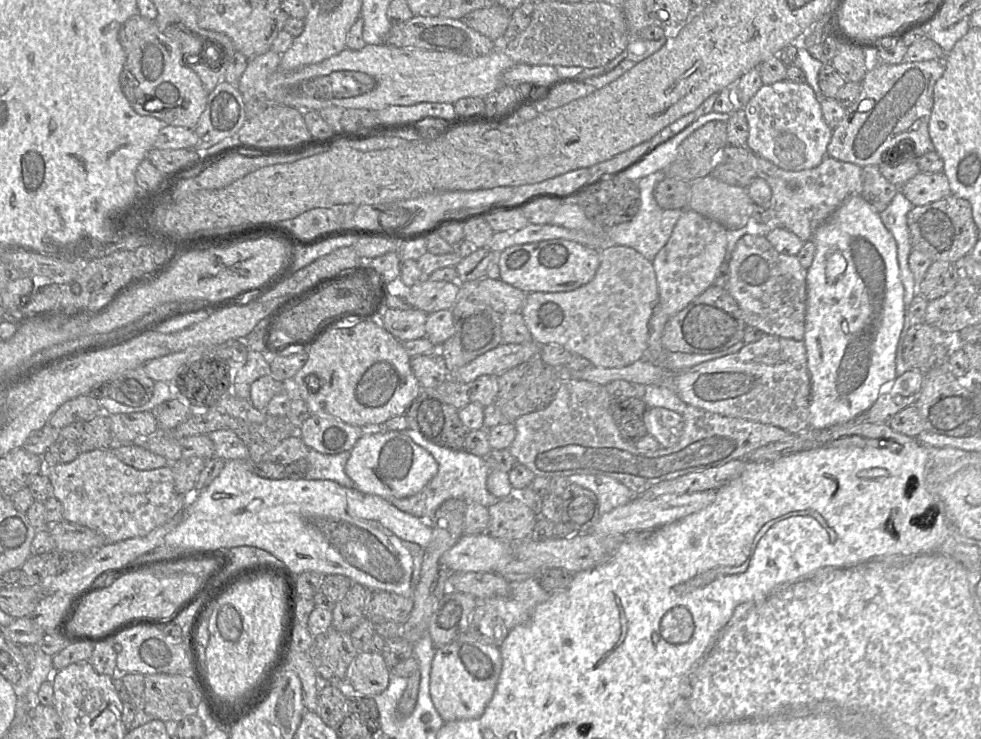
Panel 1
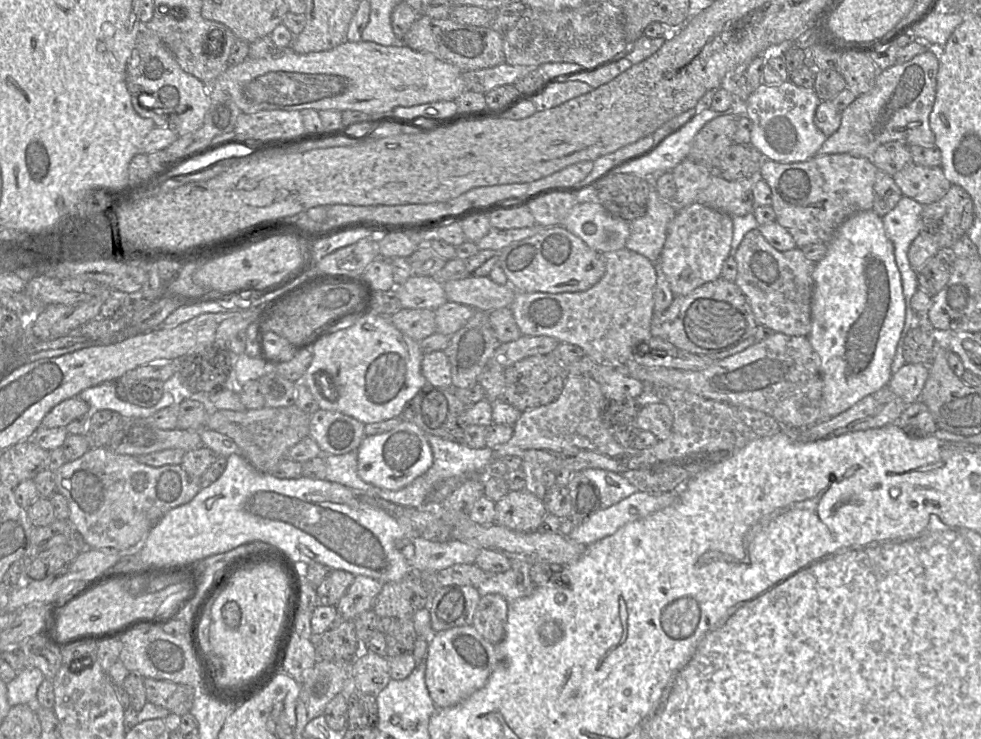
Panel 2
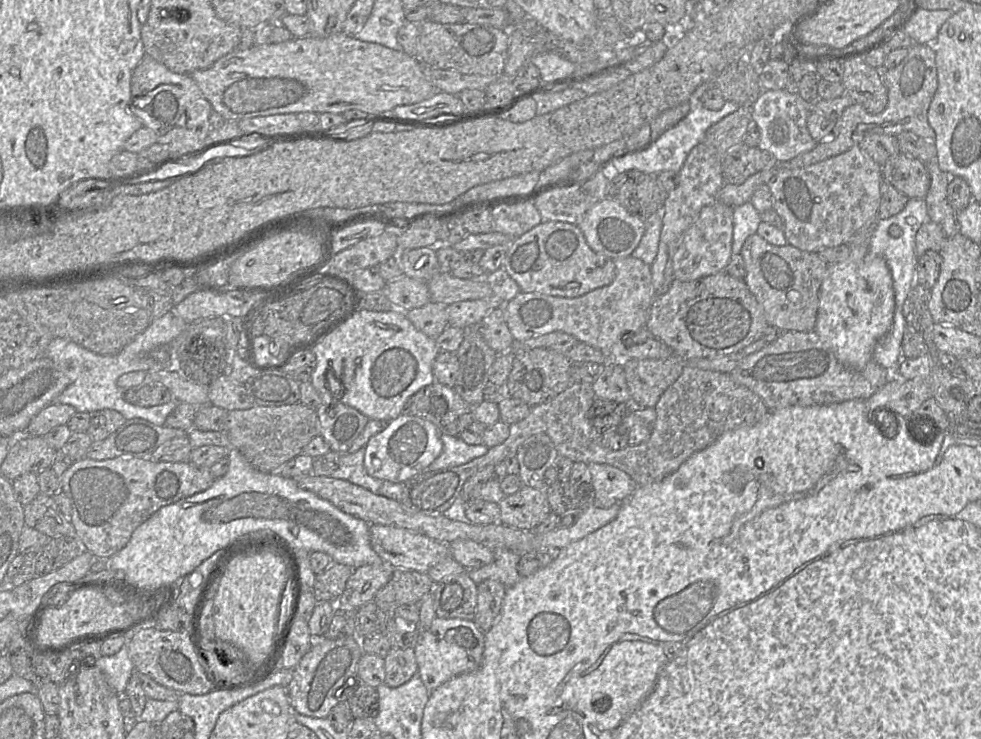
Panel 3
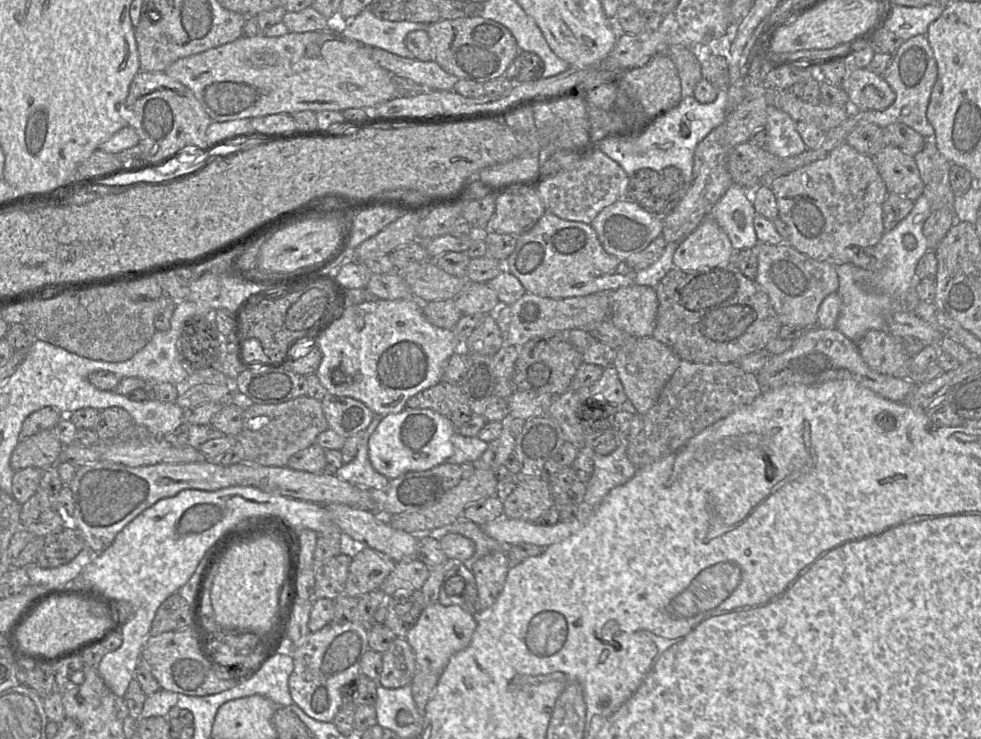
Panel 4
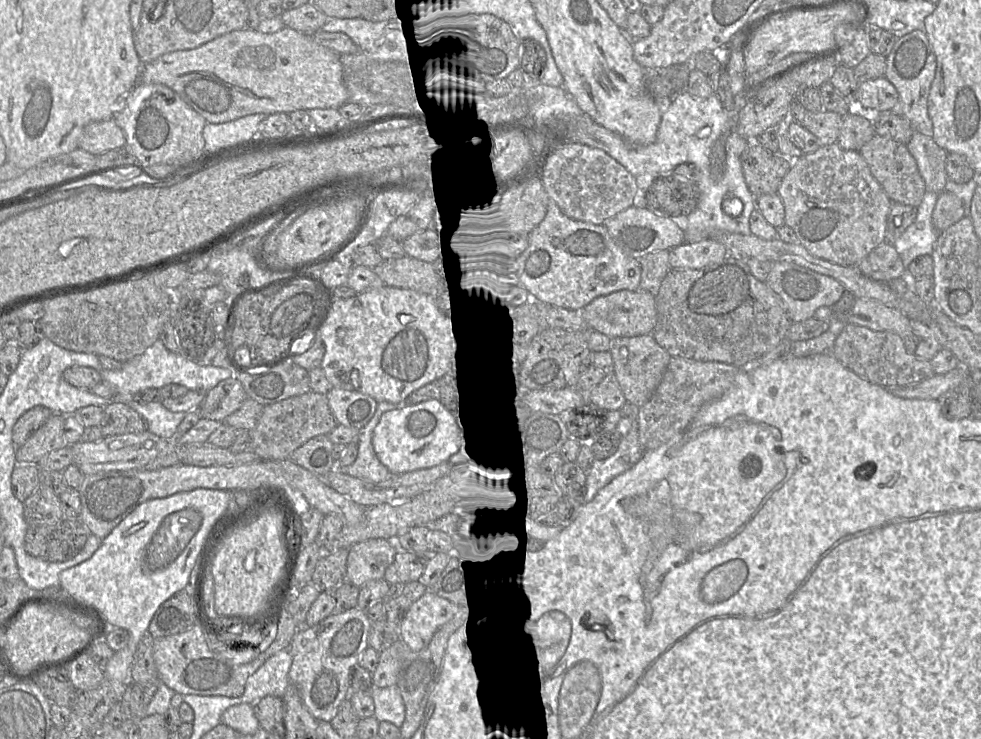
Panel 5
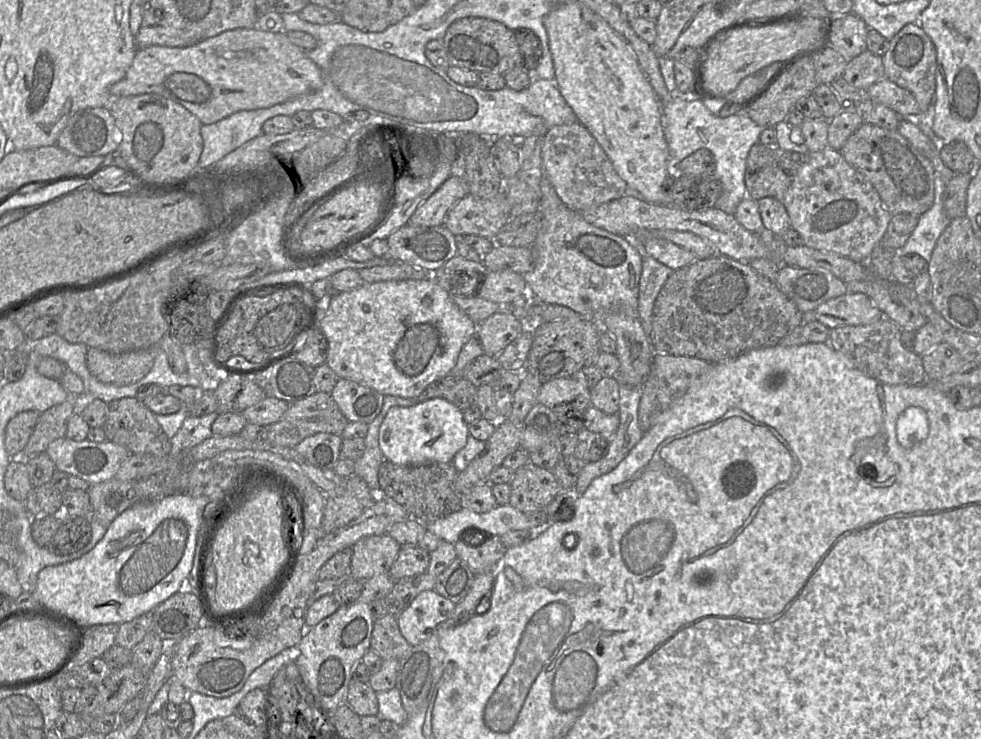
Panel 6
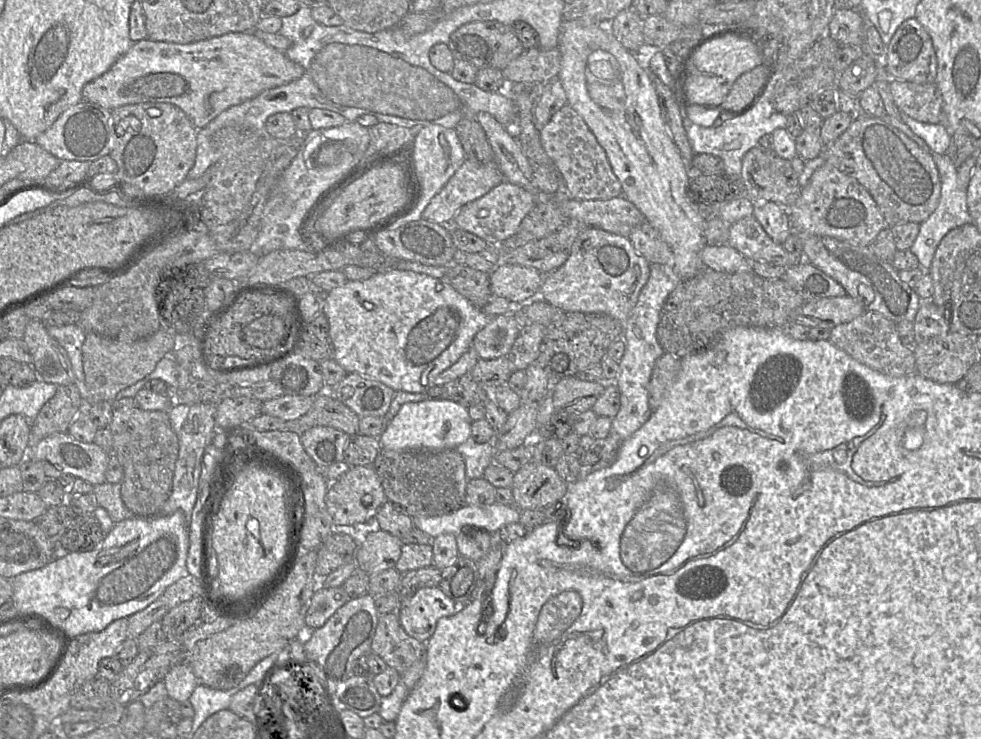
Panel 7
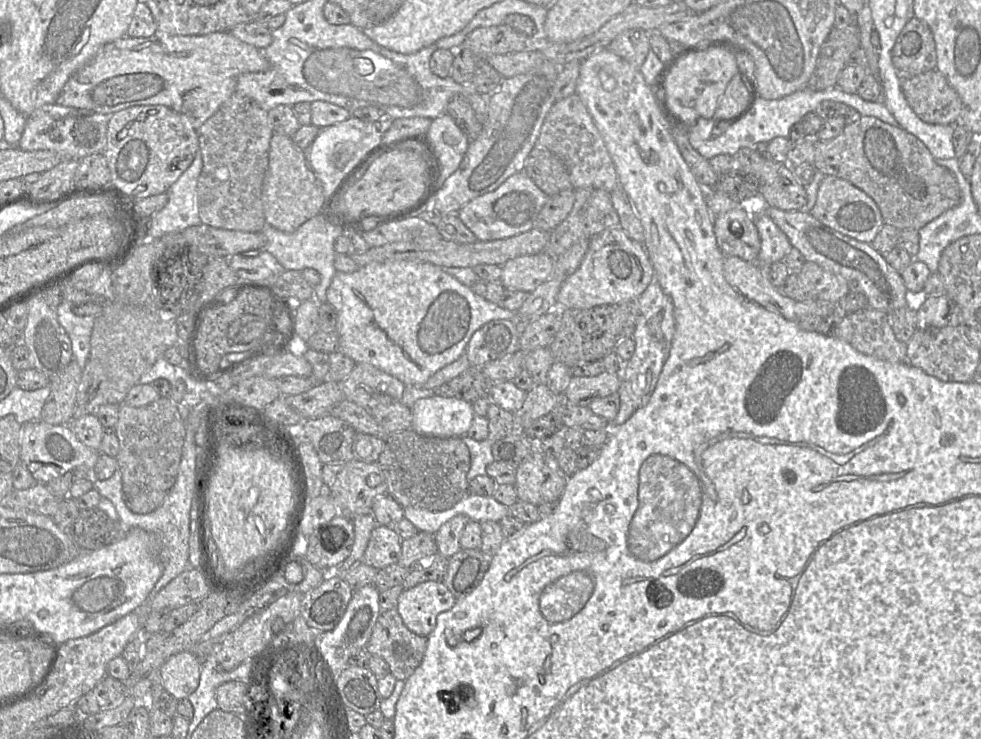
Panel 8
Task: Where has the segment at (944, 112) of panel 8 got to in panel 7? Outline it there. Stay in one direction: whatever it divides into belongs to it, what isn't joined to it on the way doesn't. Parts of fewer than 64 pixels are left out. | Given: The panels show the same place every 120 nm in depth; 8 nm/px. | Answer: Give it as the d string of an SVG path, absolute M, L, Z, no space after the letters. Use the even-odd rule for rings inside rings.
M890 79L890 90L901 113L922 123L939 124L942 121L943 97L936 82Z

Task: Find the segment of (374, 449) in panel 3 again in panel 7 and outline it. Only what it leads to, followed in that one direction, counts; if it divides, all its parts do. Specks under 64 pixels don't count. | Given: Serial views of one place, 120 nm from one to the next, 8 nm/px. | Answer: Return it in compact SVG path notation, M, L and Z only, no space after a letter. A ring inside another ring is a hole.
M426 399L403 404L378 438L382 449L388 450L456 448L471 437L471 424L464 406L444 399Z

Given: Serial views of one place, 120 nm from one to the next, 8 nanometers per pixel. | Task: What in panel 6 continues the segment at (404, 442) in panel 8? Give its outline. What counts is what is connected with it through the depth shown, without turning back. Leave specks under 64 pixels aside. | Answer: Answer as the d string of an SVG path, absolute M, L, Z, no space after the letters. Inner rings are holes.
M384 460L378 470L379 495L402 505L409 516L430 524L457 512L461 507L461 495L454 490L458 471L452 461L447 463L423 463L422 465L397 465Z

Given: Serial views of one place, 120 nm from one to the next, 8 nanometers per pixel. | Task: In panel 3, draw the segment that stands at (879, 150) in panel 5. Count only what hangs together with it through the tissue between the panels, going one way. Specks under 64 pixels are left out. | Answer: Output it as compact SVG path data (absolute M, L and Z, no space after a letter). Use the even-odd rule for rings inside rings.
M899 153L888 159L881 170L883 178L909 199L925 200L930 187L930 176L926 164Z

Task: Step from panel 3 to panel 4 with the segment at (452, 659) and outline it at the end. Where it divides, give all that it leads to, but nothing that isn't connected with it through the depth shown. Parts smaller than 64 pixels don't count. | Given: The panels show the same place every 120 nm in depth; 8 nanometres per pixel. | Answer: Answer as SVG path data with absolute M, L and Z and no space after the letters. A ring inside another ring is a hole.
M439 602L427 605L406 635L406 641L415 654L418 669L443 671L450 657L470 644L476 627L477 616L457 605L444 606Z

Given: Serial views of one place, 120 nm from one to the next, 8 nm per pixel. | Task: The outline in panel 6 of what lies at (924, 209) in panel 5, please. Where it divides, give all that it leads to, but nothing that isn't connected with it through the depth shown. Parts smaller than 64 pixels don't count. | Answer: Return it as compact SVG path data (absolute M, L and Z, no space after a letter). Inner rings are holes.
M937 175L934 181L934 203L932 207L919 216L918 224L906 244L899 250L900 256L918 254L930 261L934 247L940 235L950 224L943 206L943 192L947 183Z

